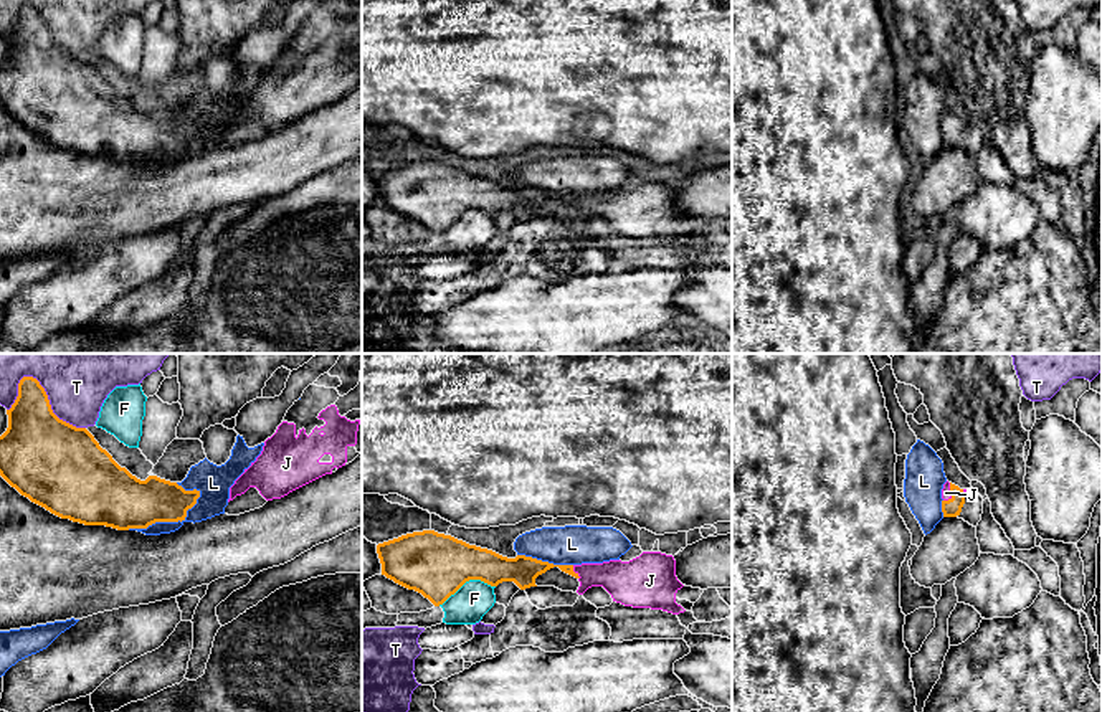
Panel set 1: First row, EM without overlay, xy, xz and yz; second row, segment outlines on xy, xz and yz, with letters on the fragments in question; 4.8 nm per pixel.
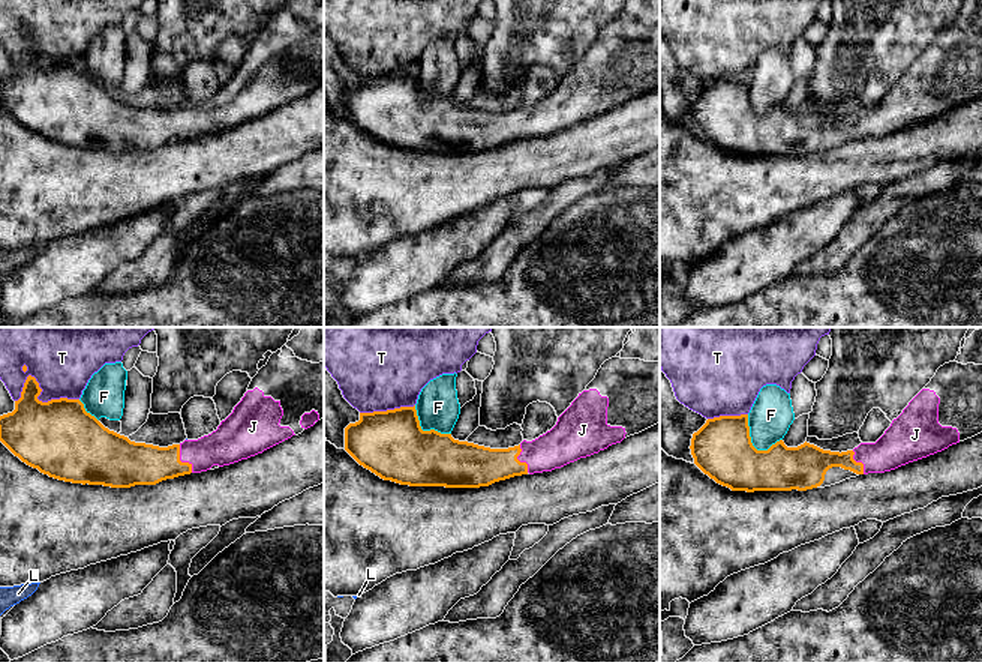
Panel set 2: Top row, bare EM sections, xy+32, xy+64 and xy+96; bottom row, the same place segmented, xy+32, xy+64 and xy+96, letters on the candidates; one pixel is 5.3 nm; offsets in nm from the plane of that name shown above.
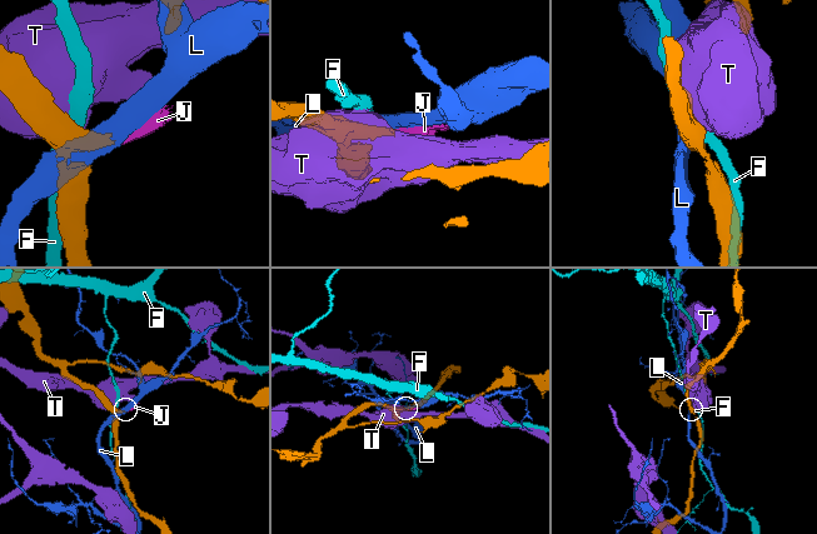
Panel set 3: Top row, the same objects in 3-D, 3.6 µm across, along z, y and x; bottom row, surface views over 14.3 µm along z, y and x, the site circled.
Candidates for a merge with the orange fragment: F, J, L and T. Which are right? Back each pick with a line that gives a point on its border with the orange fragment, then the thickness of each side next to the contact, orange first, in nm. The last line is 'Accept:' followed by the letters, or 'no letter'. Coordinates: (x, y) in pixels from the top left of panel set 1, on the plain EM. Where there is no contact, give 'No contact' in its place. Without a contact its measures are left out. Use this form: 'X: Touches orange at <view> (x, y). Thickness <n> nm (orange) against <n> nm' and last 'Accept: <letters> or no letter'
J: Touches orange at xz (574, 202). Thickness 150 nm (orange) against 190 nm
Accept: J

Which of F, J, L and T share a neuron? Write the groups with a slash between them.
F / J / L / T

